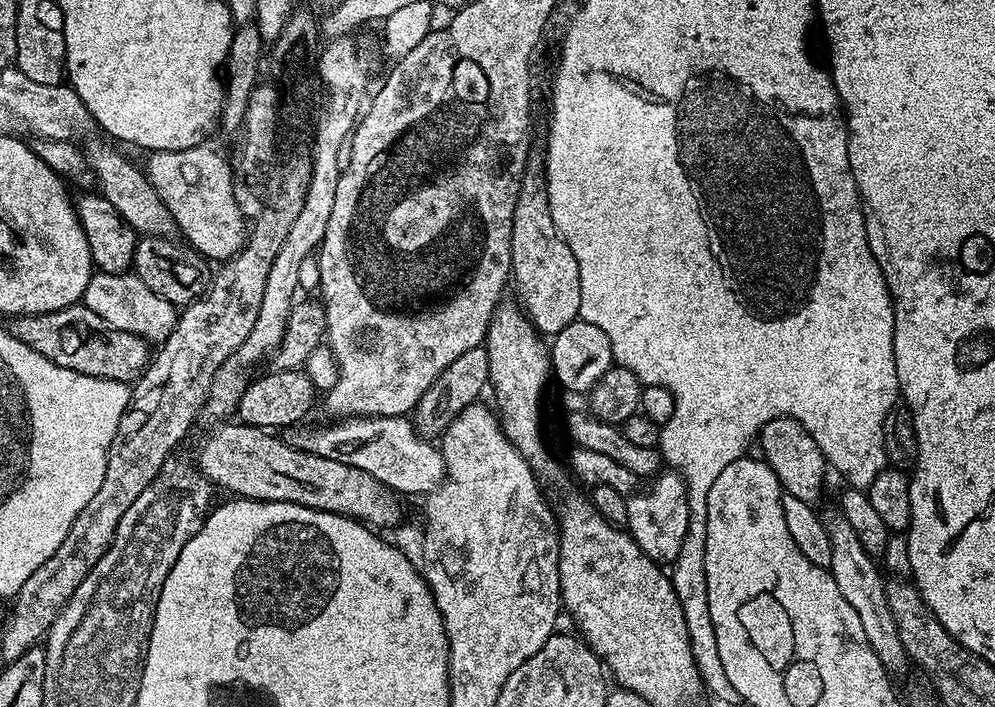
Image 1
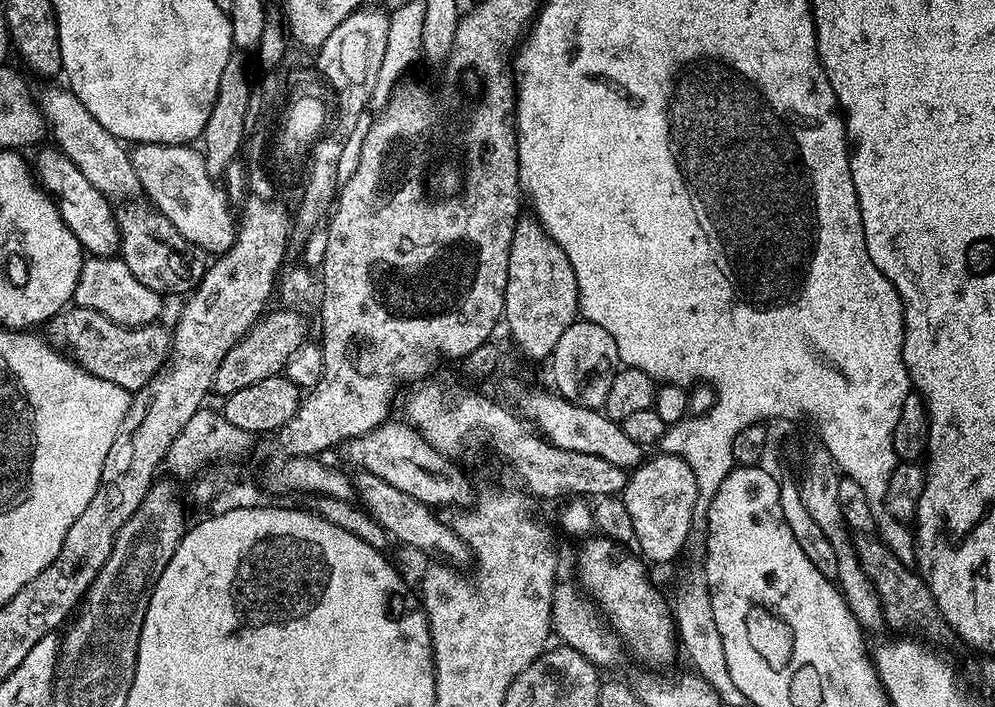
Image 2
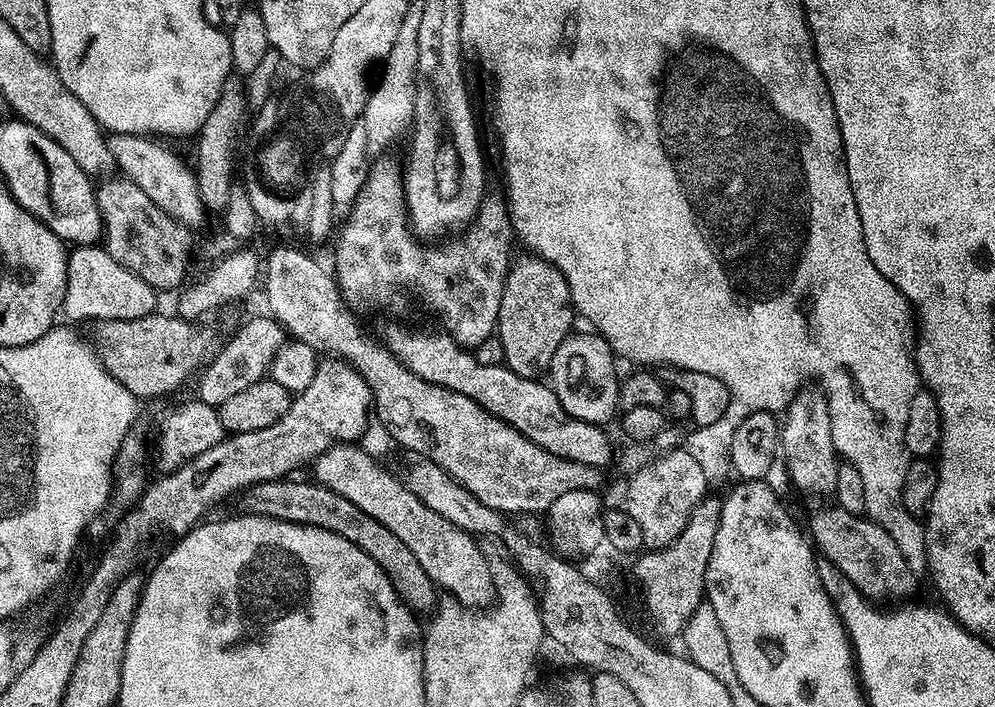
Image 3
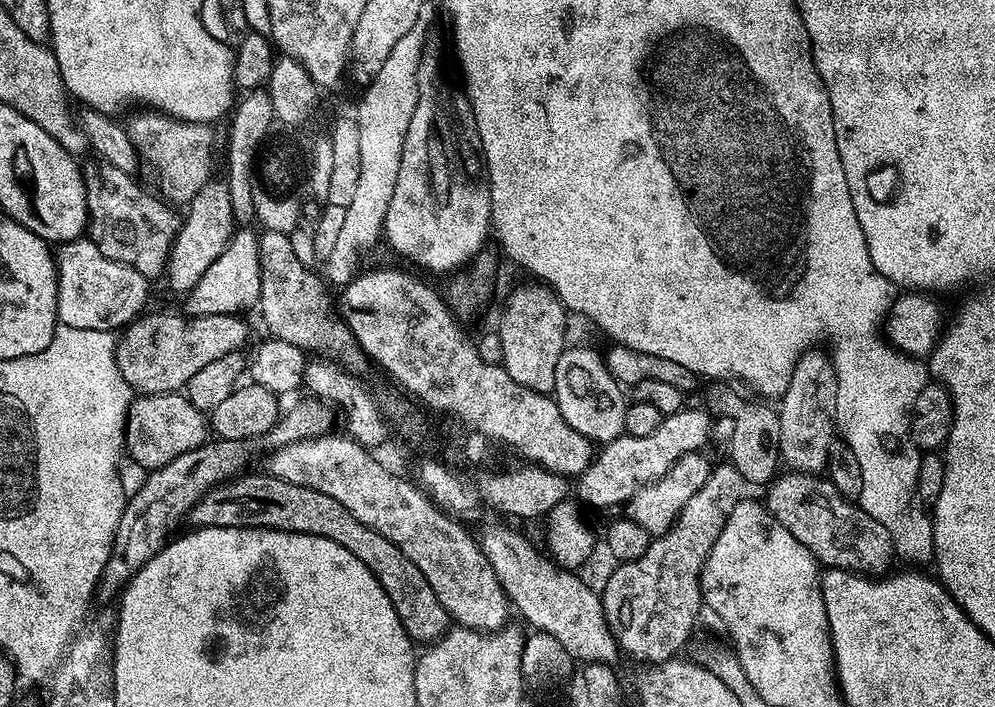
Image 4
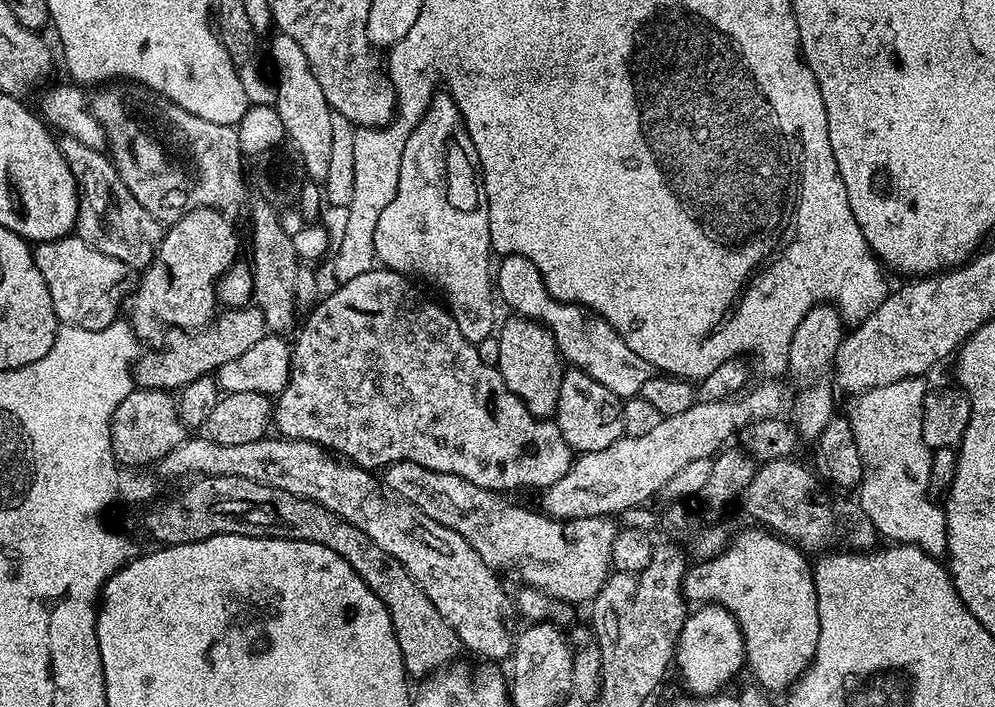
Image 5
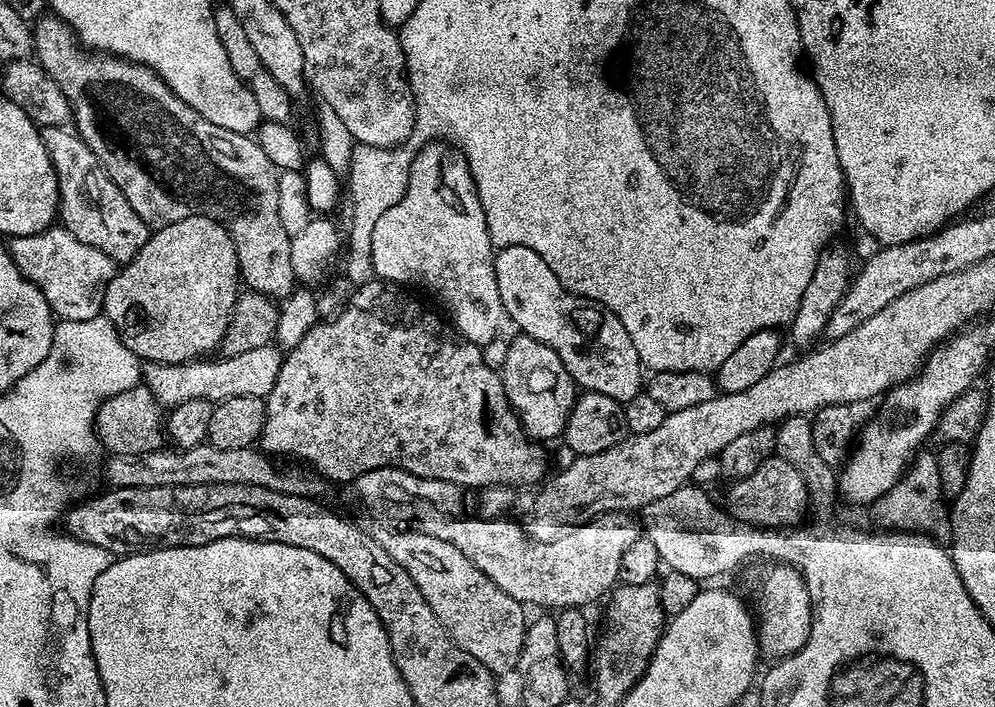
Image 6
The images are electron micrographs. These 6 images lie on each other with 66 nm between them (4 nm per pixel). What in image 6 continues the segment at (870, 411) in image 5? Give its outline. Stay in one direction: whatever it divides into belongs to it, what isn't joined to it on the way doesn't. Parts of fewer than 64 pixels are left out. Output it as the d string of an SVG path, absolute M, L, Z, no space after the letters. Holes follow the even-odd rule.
M917 452L915 460L908 466L908 471L888 493L871 505L870 512L876 515L876 520L880 523L877 525L881 529L927 534L937 542L951 541L950 508L938 478L936 452Z

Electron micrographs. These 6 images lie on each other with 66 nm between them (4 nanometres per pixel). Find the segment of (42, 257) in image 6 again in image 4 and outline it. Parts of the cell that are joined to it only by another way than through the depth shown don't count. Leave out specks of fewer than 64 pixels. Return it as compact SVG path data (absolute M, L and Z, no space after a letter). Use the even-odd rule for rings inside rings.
M91 238L68 240L59 245L55 253L56 261L56 314L60 324L74 326L78 330L102 330L111 332L123 329L145 311L144 303L148 300L149 277L138 274L122 262L114 262L94 246Z

